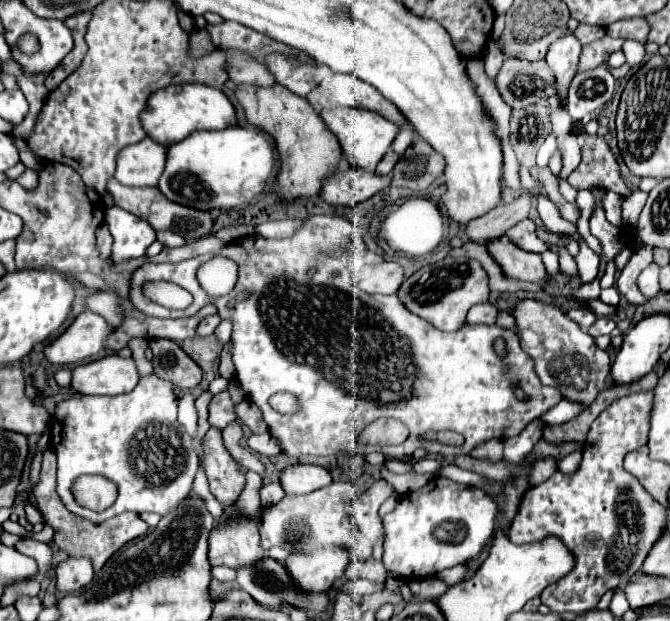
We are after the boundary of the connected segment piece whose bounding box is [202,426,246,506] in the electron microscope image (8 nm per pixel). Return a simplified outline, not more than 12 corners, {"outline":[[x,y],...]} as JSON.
{"outline":[[210,426],[202,440],[202,462],[210,492],[232,506],[246,476]]}

